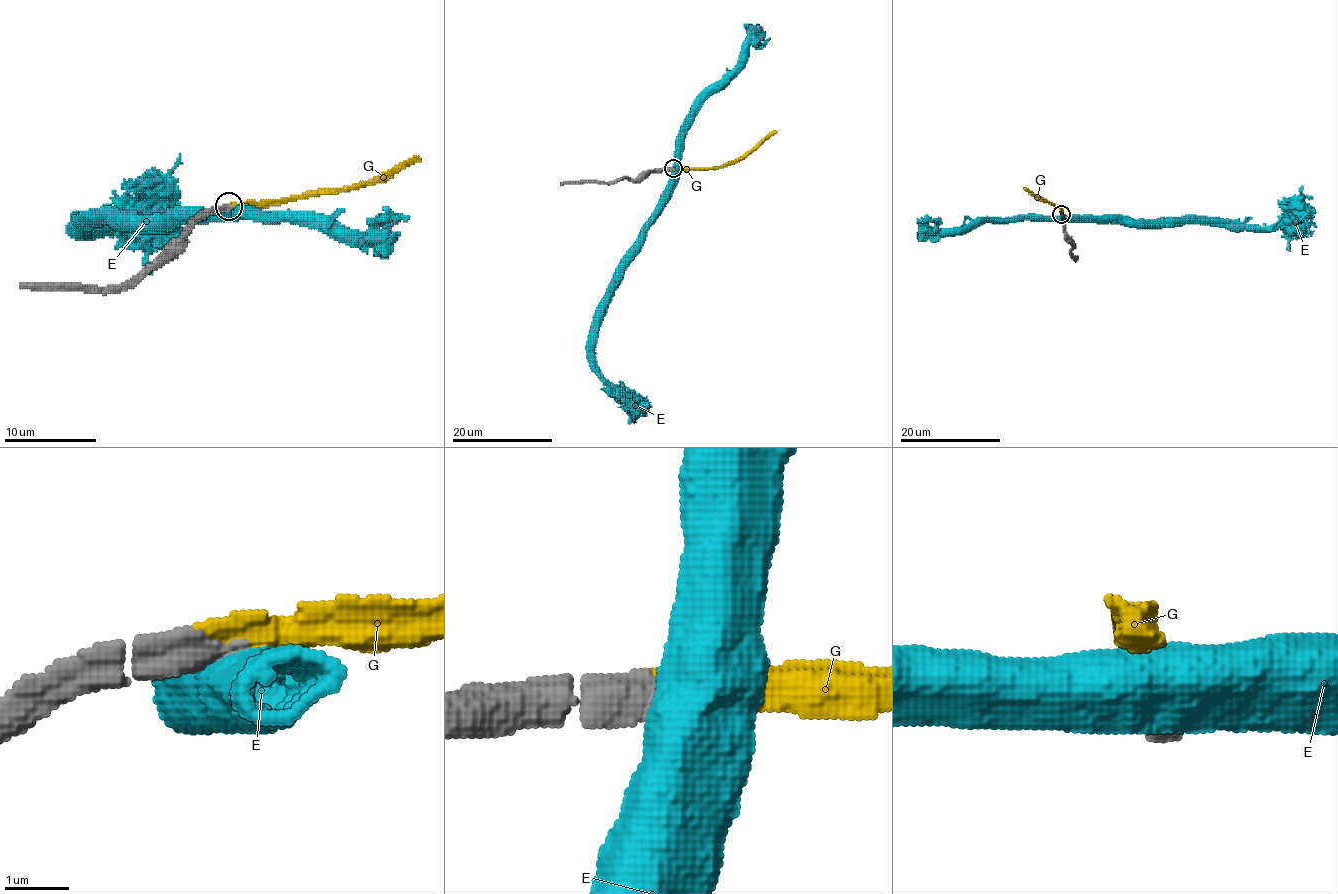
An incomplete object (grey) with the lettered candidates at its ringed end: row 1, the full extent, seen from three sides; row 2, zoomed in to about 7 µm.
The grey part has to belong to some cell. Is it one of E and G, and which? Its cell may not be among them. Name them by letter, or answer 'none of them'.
G

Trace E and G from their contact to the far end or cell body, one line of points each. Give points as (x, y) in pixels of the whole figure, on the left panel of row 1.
E: (228, 209), (198, 209), (179, 216), (101, 216), (87, 230), (82, 230), (105, 230), (166, 174), (179, 154)
G: (228, 207), (279, 204), (346, 188), (385, 177), (420, 158)

